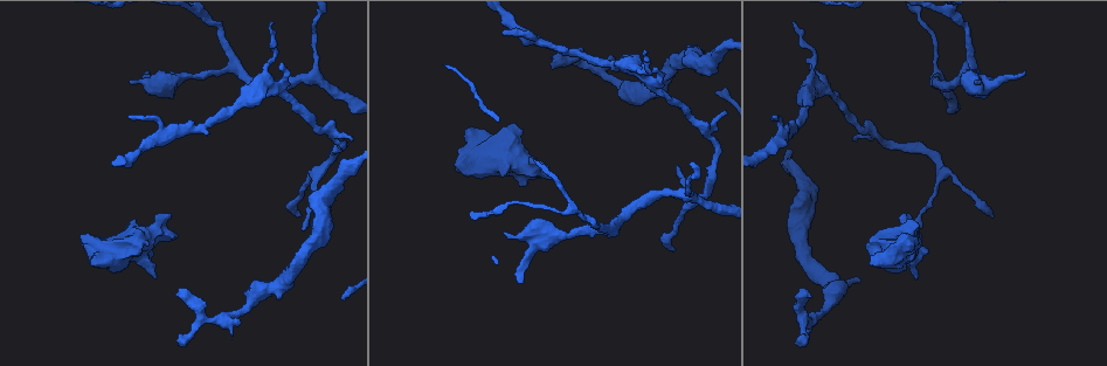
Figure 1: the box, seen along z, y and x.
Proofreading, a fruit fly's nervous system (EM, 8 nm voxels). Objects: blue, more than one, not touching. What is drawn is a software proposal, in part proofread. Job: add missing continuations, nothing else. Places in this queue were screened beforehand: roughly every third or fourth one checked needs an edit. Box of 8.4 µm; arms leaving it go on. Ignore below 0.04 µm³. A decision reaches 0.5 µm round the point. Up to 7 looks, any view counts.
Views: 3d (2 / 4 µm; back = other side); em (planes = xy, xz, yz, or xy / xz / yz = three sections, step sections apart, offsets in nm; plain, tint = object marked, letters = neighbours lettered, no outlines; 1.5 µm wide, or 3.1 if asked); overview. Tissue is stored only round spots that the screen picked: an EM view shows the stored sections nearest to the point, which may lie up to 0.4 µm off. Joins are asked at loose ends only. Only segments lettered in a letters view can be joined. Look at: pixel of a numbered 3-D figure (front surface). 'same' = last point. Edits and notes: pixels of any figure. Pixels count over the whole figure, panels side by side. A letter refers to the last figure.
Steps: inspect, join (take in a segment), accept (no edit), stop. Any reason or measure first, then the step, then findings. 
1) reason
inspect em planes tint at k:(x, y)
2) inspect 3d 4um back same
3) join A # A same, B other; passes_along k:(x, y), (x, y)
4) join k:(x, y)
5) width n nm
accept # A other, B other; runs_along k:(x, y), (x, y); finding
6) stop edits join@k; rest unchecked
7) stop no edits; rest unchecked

thin end
inspect em xz step 4 letters at 1:(777, 116)

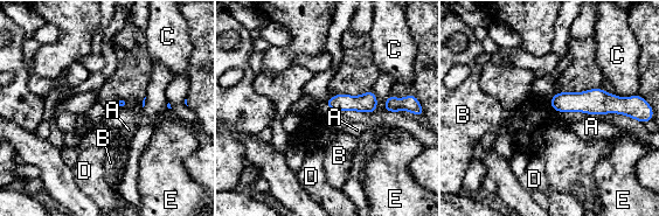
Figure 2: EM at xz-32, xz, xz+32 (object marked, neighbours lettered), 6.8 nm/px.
accept # A other, B other, C other, D other, E other; runs_along 2:(553, 102), (599, 102), (622, 106); none of them fits

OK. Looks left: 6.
inspect 3d 4um at 1:(504, 233)

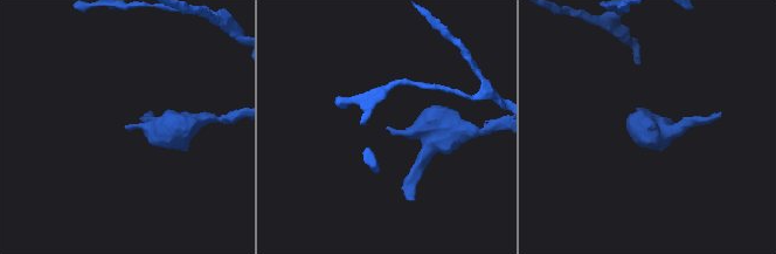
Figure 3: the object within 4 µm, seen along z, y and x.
shape alone is not enough
inspect em yz step 8 letters at 3:(653, 129)

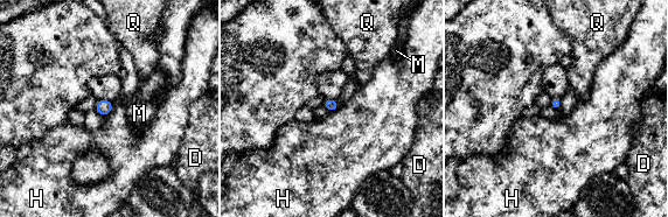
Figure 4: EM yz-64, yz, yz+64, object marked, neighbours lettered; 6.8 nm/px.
cut it another way
inspect em planes letters same

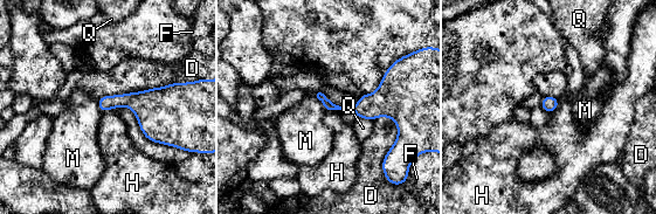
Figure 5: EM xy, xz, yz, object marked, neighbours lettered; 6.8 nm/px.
accept # D other, F other, H other, M other, Q other; border 5:(342, 110), (326, 111); no lettered segment goes on from it

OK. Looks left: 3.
branch stops here
inspect em planes plain at 1:(910, 215)

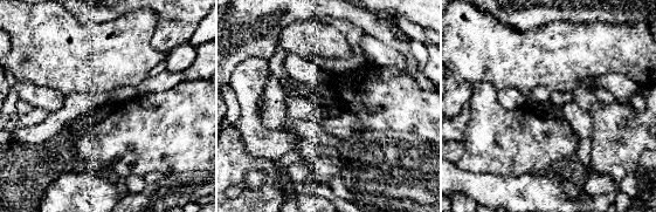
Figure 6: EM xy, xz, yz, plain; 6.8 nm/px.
inspect em planes tint same

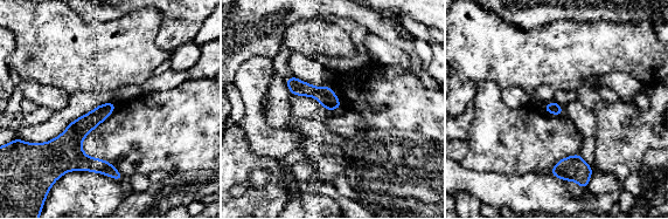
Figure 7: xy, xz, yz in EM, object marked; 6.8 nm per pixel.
inspect em planes letters same

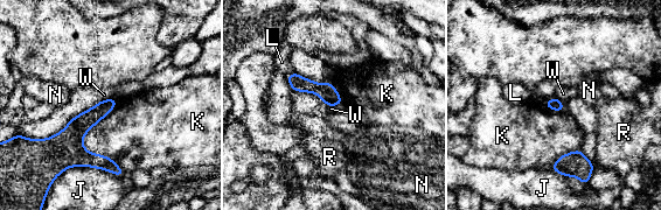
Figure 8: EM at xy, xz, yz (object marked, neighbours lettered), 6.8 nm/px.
accept # J other, K other, L other, N other, R other, W other; runs_along 8:(290, 78), (324, 90), (338, 102); no lettered segment goes on from it

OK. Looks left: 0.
stop no edits; rest unchecked

